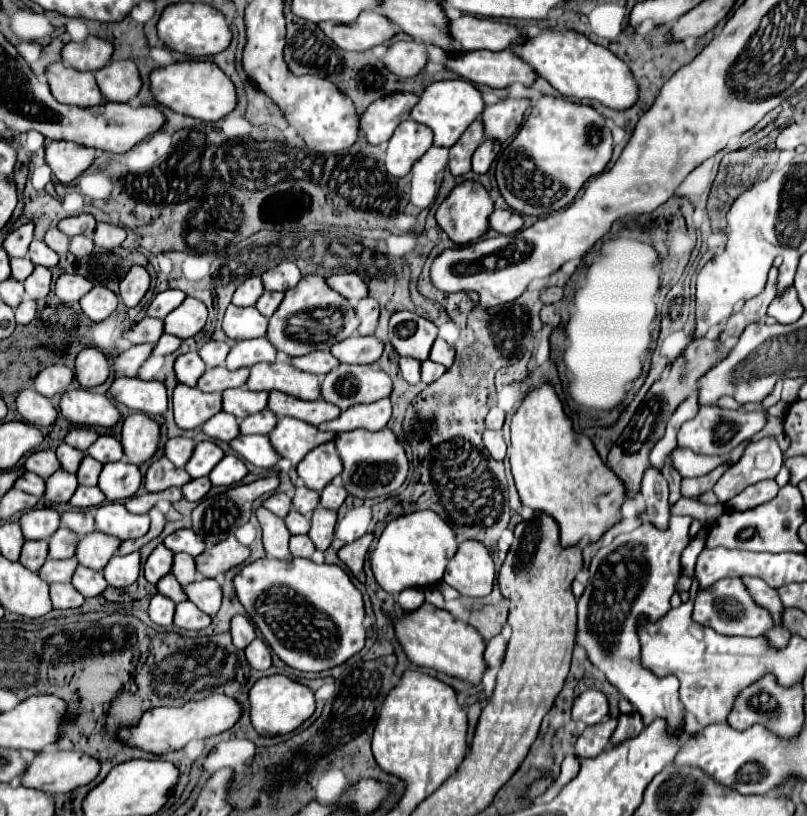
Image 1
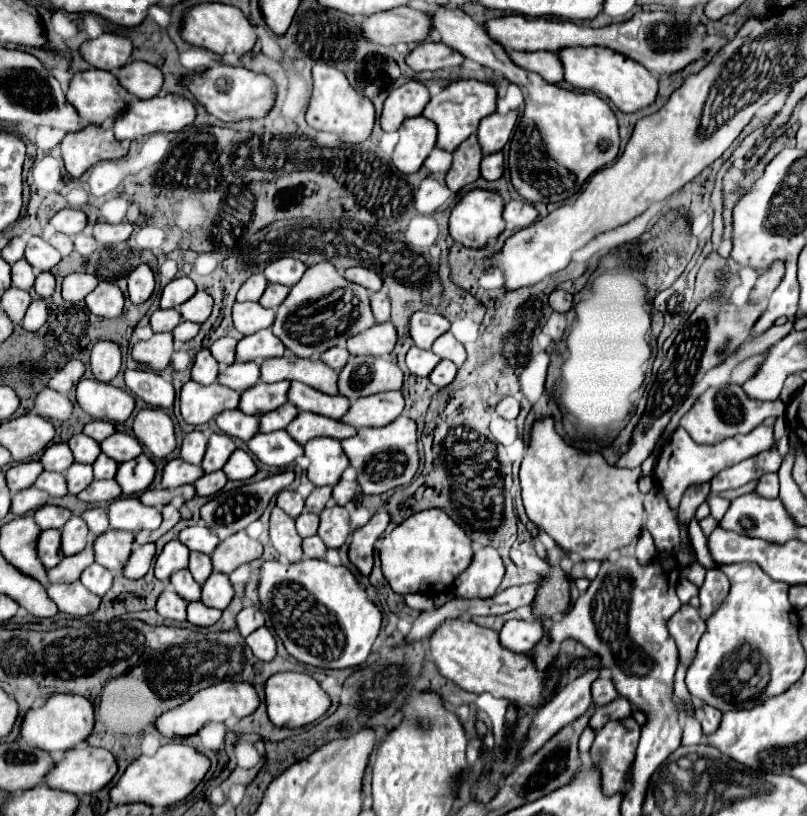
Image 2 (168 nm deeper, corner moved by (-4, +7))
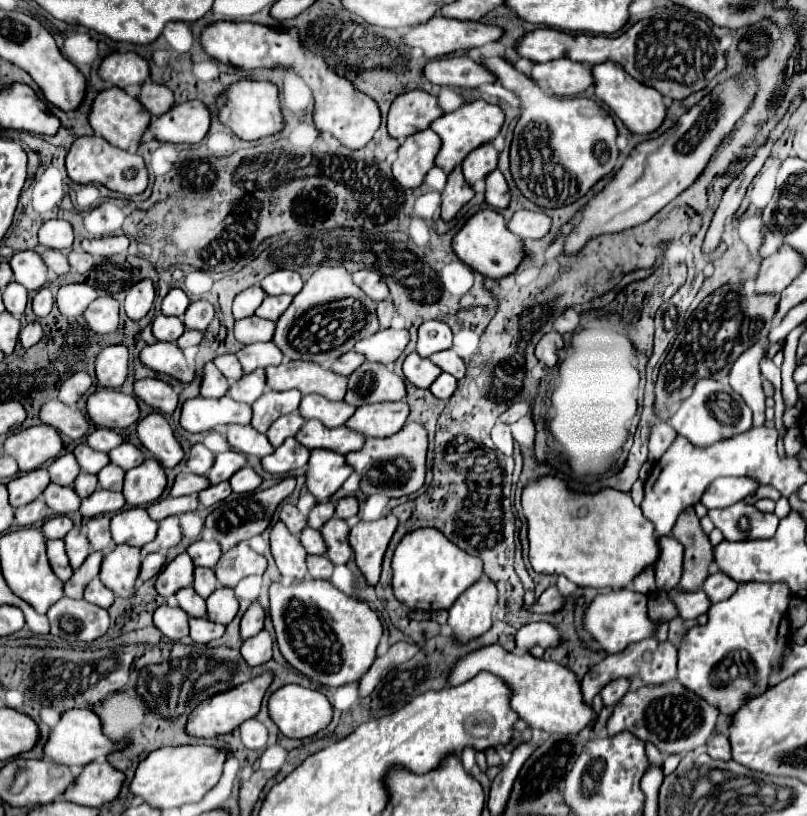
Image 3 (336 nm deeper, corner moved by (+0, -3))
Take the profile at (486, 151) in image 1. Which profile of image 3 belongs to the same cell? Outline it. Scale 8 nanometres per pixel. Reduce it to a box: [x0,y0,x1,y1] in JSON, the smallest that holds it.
[486,170,510,210]

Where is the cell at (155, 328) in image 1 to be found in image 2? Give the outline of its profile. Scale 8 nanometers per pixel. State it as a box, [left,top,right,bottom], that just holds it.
[150,310,180,332]

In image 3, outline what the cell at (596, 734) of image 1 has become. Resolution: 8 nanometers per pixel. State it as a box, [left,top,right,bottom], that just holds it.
[606,682,720,756]

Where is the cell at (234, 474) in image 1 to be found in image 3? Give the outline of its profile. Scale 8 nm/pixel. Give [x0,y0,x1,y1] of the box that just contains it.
[230,466,262,492]

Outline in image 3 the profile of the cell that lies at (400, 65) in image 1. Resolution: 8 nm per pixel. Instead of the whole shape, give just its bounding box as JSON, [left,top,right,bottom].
[424,56,498,88]

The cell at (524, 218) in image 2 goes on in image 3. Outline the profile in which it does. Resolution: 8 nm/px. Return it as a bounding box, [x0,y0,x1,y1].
[508,210,552,240]

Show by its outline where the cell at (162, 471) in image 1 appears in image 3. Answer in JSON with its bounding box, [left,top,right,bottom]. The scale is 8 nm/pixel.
[170,472,208,496]

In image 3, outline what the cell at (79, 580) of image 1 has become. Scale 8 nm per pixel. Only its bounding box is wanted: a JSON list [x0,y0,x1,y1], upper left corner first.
[84,578,114,608]

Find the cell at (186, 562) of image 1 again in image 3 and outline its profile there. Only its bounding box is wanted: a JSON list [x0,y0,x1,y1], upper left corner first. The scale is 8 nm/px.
[192,568,218,598]

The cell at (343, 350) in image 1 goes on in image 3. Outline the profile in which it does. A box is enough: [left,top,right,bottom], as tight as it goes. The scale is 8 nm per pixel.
[356,328,410,364]

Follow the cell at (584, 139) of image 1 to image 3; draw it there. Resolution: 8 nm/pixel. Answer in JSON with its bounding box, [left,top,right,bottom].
[478,56,618,208]

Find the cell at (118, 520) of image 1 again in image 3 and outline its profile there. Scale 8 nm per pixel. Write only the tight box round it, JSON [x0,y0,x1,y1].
[112,508,158,548]

